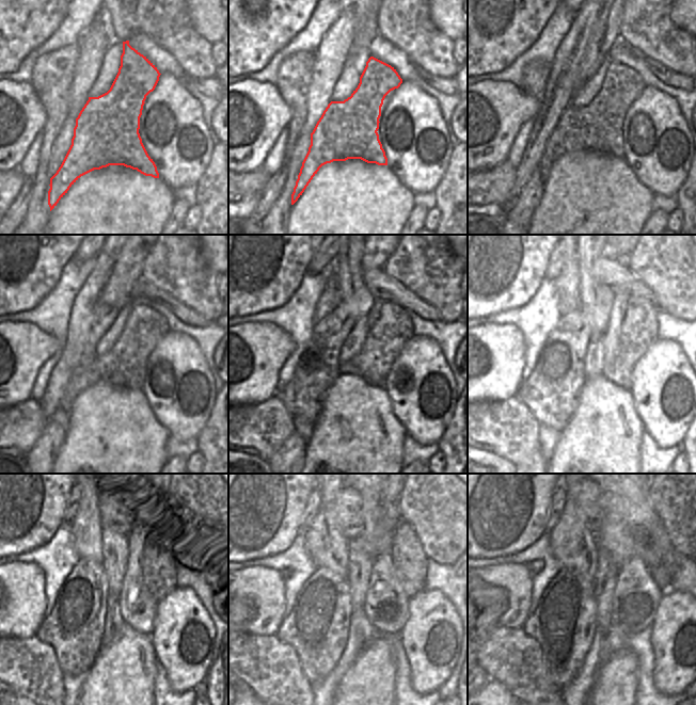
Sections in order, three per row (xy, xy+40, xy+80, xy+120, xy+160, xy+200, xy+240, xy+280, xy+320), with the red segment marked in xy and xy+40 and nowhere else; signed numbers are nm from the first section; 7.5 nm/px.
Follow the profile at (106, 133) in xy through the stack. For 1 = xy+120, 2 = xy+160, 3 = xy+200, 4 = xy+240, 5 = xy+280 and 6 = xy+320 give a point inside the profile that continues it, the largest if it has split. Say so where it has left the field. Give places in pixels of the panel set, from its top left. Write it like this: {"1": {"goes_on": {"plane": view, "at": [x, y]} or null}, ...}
{"1": {"goes_on": {"plane": "xy+120", "at": [119, 366]}}, "2": {"goes_on": {"plane": "xy+160", "at": [392, 316]}}, "3": {"goes_on": {"plane": "xy+200", "at": [639, 313]}}, "4": {"goes_on": {"plane": "xy+240", "at": [164, 550]}}, "5": {"goes_on": {"plane": "xy+280", "at": [408, 556]}}, "6": {"goes_on": {"plane": "xy+320", "at": [662, 576]}}}

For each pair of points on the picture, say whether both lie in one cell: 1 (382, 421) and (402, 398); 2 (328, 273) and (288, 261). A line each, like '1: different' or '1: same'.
1: different
2: different

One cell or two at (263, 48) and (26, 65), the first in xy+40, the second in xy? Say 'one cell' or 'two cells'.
two cells

